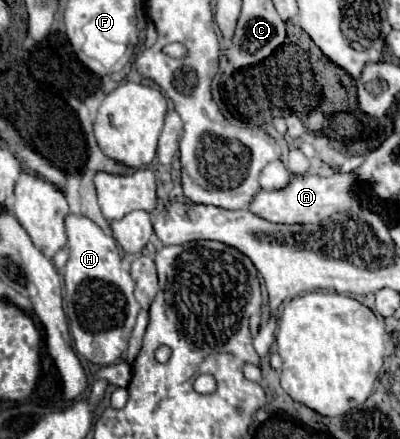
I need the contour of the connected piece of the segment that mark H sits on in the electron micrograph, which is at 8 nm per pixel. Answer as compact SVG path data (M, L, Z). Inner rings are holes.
M69 214L65 220L69 260L65 266L65 312L69 330L75 340L75 350L99 366L113 364L123 350L127 350L129 336L139 314L139 304L133 296L135 282L127 270L123 270L117 242L105 234L97 224L81 214ZM101 350L103 356L95 358L93 352Z

